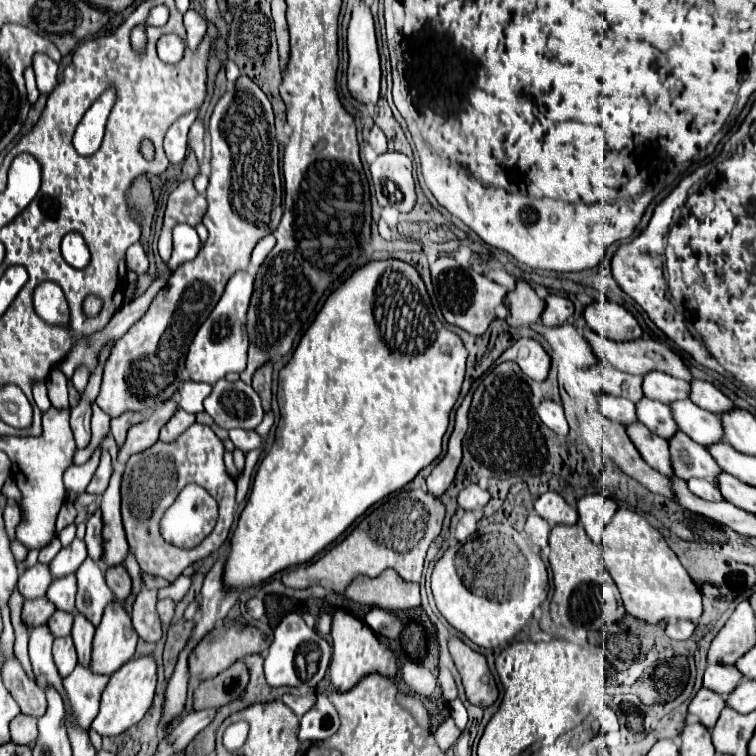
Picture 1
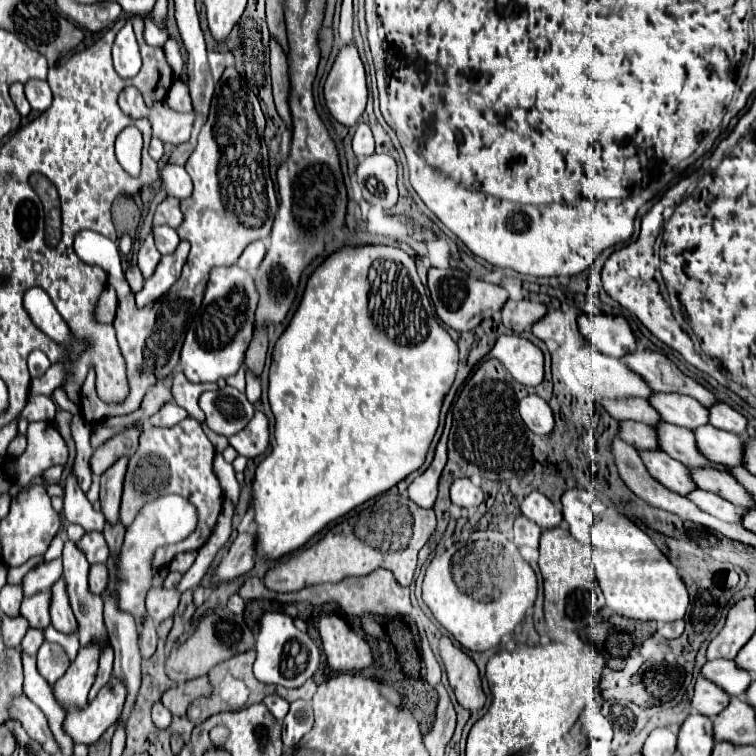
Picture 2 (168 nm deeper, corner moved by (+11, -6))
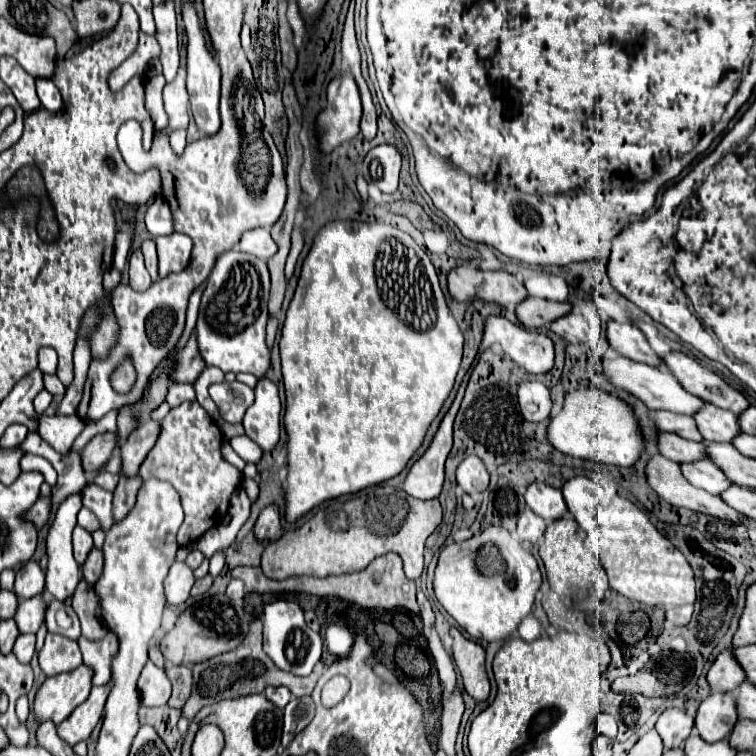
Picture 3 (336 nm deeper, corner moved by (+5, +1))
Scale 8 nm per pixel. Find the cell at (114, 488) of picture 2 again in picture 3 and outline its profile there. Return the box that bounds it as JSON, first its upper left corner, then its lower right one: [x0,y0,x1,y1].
[119,421,159,475]

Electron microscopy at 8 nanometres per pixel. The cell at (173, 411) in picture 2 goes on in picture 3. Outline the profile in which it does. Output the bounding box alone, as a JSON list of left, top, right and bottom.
[165,383,195,407]

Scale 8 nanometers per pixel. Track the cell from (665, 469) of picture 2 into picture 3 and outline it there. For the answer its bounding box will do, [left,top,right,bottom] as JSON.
[679,459,731,493]

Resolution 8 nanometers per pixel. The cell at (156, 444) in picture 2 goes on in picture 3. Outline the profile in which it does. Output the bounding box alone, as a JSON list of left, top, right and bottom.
[139,401,241,545]

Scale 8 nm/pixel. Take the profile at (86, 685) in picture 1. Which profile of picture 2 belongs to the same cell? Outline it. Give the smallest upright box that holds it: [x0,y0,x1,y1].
[88,646,113,703]

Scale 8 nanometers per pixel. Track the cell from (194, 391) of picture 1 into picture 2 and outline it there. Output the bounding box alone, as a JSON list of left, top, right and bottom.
[171,370,217,422]

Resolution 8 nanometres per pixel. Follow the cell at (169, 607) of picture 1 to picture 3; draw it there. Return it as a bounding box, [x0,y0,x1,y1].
[165,563,195,605]

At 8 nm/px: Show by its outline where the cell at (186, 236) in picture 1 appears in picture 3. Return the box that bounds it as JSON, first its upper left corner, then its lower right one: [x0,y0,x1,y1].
[145,195,175,237]

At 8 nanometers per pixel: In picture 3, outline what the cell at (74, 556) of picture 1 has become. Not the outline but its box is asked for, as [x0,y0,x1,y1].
[15,561,45,599]

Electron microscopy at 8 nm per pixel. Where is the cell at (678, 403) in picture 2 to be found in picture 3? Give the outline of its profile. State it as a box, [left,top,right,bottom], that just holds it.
[693,403,737,441]

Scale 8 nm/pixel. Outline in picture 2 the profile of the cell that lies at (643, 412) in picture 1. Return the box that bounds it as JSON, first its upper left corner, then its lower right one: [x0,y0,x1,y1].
[657,422,729,472]

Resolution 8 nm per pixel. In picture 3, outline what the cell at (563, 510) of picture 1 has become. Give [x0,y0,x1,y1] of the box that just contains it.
[525,483,567,521]

